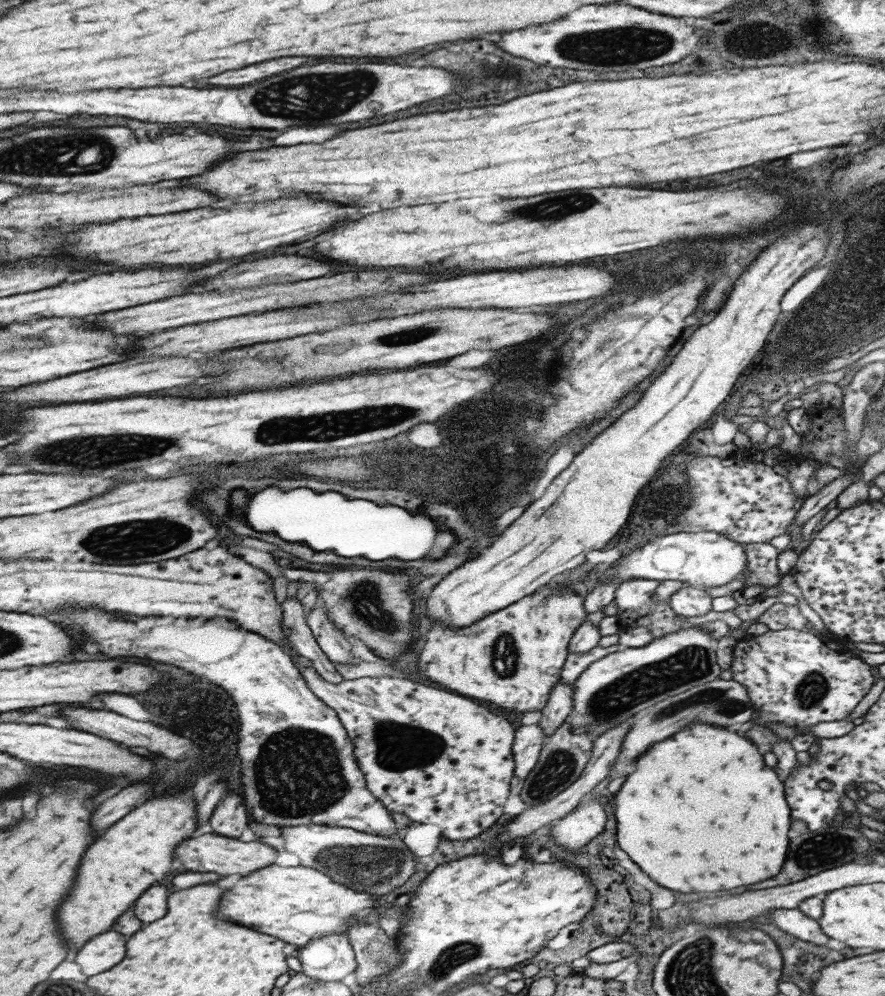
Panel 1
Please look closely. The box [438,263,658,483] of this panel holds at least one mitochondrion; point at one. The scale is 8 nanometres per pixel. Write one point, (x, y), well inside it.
(606, 340)

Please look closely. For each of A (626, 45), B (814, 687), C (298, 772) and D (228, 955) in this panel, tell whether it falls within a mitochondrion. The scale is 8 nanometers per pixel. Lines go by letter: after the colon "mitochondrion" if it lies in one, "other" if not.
A: mitochondrion
B: mitochondrion
C: mitochondrion
D: other

